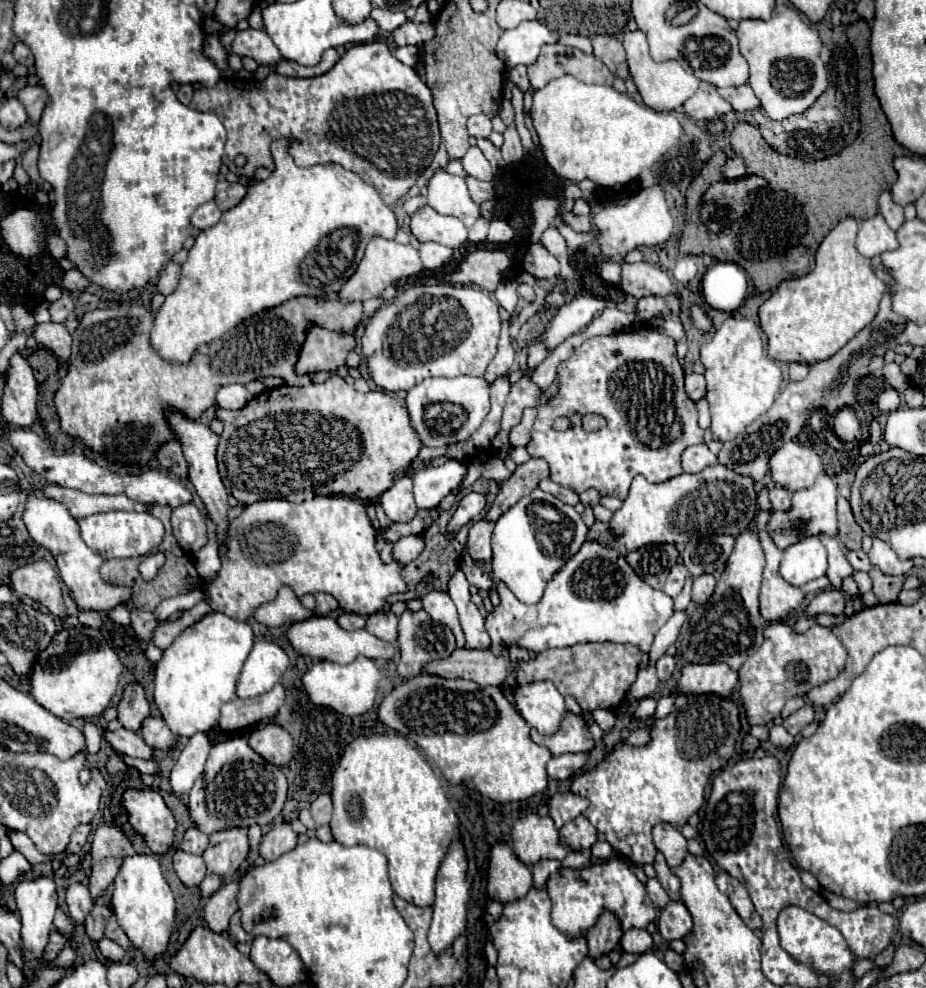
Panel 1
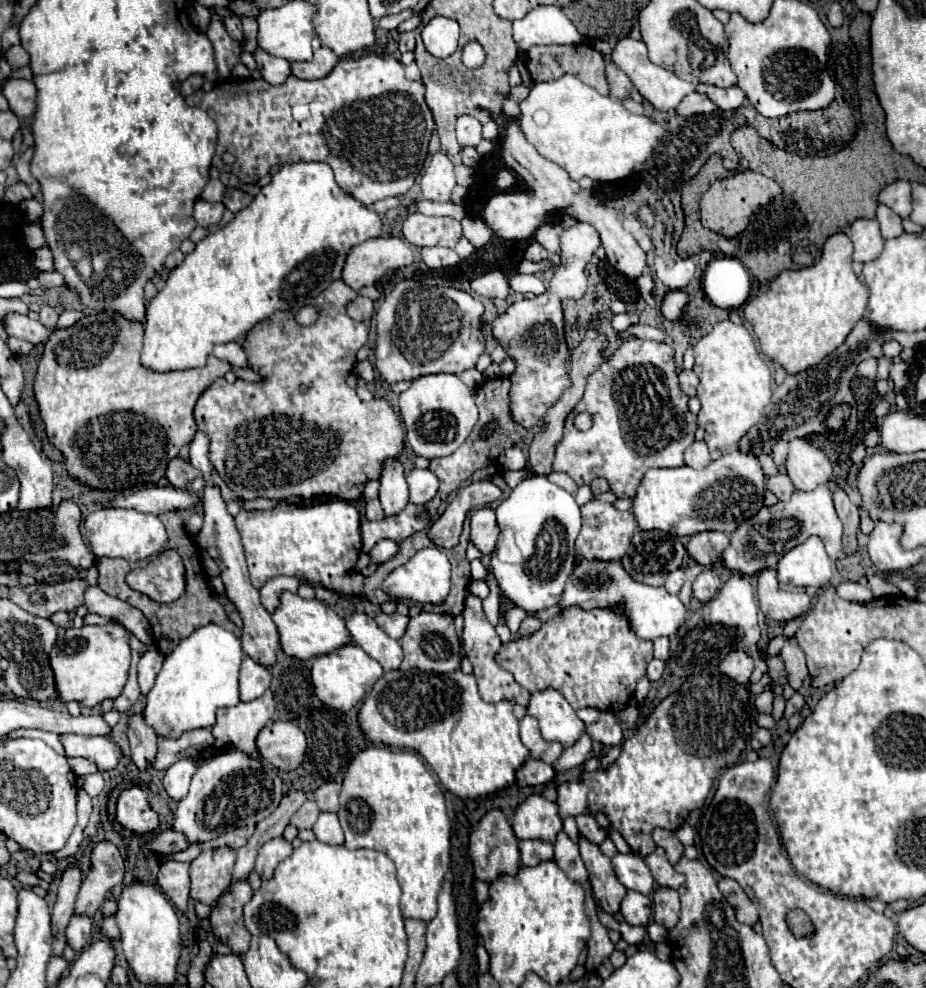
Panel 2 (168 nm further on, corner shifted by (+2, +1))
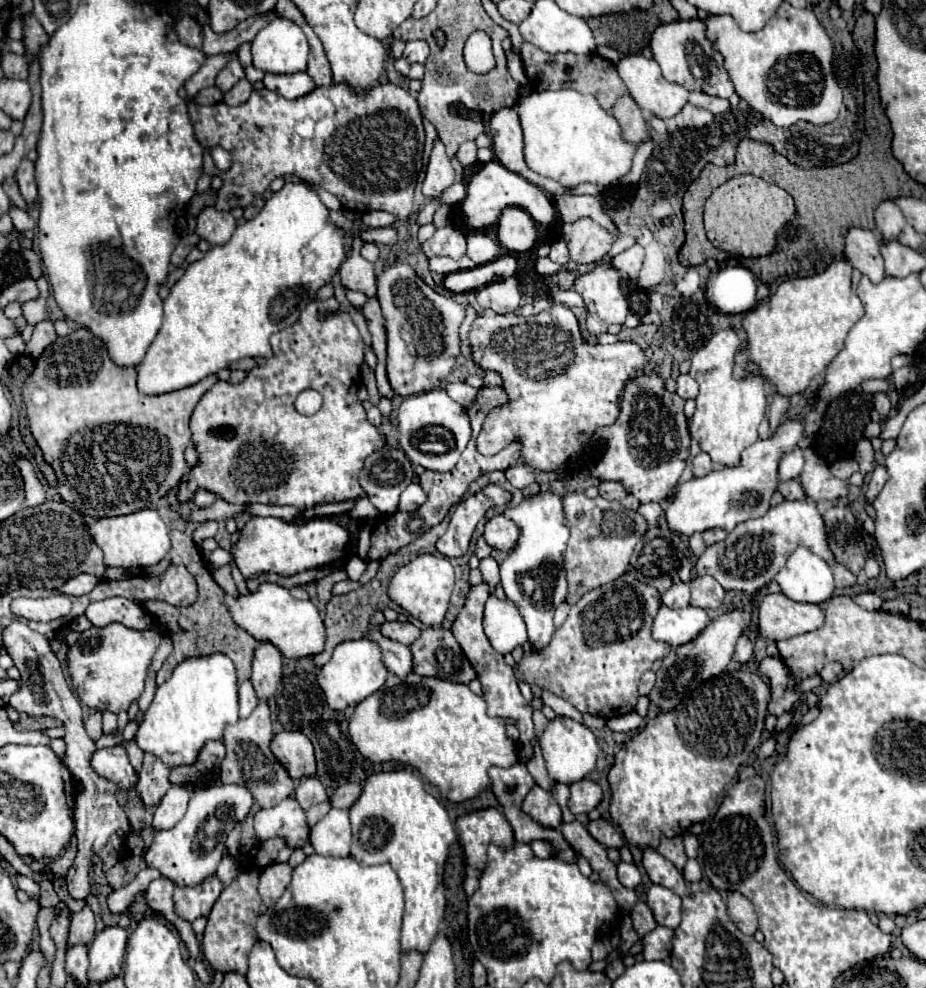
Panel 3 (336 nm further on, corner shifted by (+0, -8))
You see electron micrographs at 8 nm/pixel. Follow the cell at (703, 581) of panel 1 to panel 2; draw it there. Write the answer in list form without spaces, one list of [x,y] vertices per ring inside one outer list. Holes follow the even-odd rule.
[[[703,570],[693,582],[693,596],[705,604],[719,592],[719,588],[721,588],[719,576],[713,570]]]

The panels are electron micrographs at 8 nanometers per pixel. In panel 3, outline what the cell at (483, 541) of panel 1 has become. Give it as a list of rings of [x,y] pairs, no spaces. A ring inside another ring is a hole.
[[[503,515],[491,517],[485,523],[485,531],[483,531],[483,539],[495,551],[509,551],[509,549],[513,549],[515,541],[517,541],[517,535],[519,533],[517,533],[515,525],[511,525],[511,521],[507,521]]]

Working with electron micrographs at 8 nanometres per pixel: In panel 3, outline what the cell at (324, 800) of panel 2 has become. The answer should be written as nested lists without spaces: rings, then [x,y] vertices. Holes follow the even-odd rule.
[[[345,783],[345,785],[337,787],[333,791],[333,795],[329,797],[331,807],[335,807],[335,809],[349,809],[355,803],[355,799],[359,797],[359,793],[361,793],[361,787],[359,785]]]

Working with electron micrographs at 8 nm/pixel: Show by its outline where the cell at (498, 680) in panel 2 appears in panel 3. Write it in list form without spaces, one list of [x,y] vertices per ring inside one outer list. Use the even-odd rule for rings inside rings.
[[[485,583],[473,587],[467,595],[467,601],[457,617],[457,621],[453,623],[451,631],[457,639],[457,643],[461,645],[461,649],[465,651],[471,667],[475,669],[477,673],[477,679],[481,681],[483,685],[483,699],[487,701],[487,707],[489,707],[489,715],[501,715],[501,717],[507,717],[507,719],[515,719],[517,721],[517,729],[521,733],[521,739],[519,739],[519,757],[523,759],[523,763],[531,761],[533,759],[533,749],[535,749],[535,743],[537,743],[537,737],[535,737],[535,725],[533,725],[533,719],[531,719],[531,713],[533,713],[533,707],[523,699],[519,687],[517,687],[517,679],[513,675],[513,667],[507,665],[503,661],[503,655],[497,653],[485,631],[483,631],[483,609],[485,609],[485,601],[489,597],[489,589]]]

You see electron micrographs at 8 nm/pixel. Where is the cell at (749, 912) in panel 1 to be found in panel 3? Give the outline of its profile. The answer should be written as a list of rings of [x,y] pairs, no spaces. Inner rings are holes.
[[[731,891],[727,895],[727,913],[729,913],[731,921],[737,925],[737,929],[743,931],[745,935],[753,935],[759,929],[757,913],[755,913],[751,901],[737,891]]]

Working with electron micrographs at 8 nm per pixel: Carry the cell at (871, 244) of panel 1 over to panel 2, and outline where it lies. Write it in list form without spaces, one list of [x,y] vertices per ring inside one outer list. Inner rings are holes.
[[[855,220],[849,228],[849,238],[853,242],[853,260],[855,262],[871,262],[881,254],[883,238],[879,232],[877,220]]]

